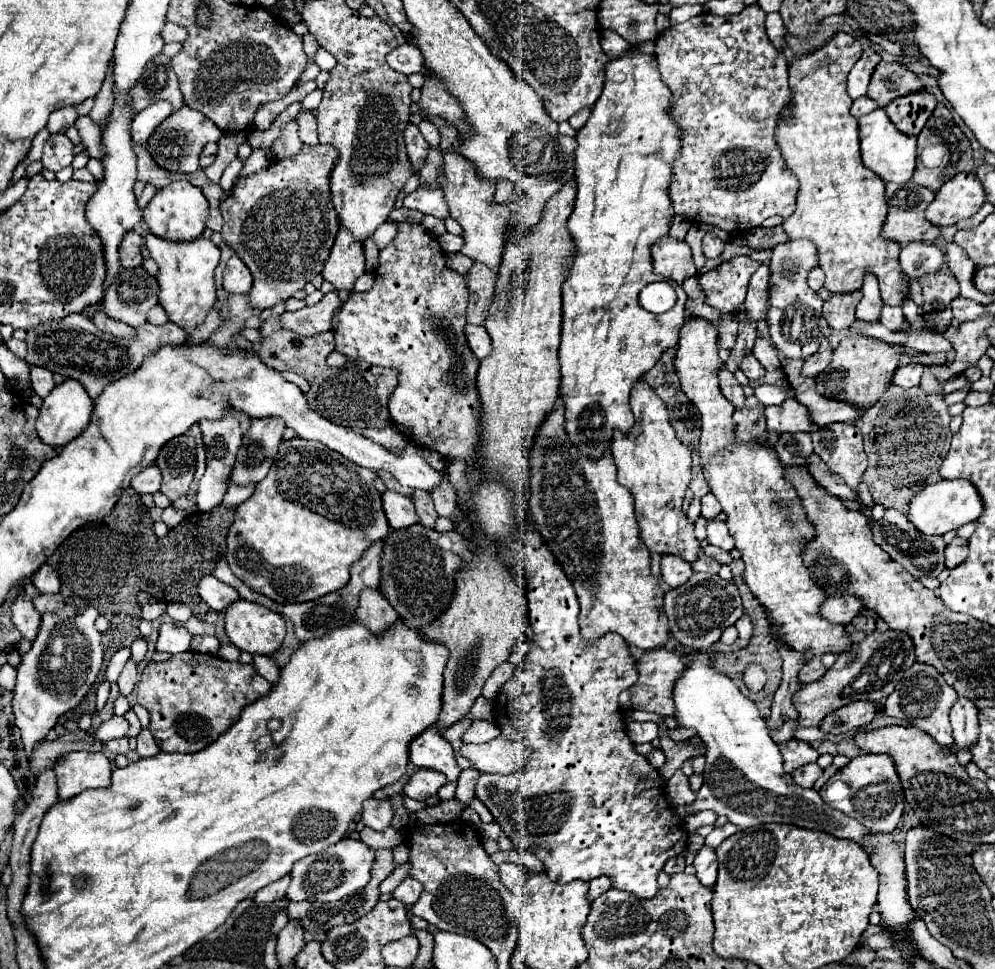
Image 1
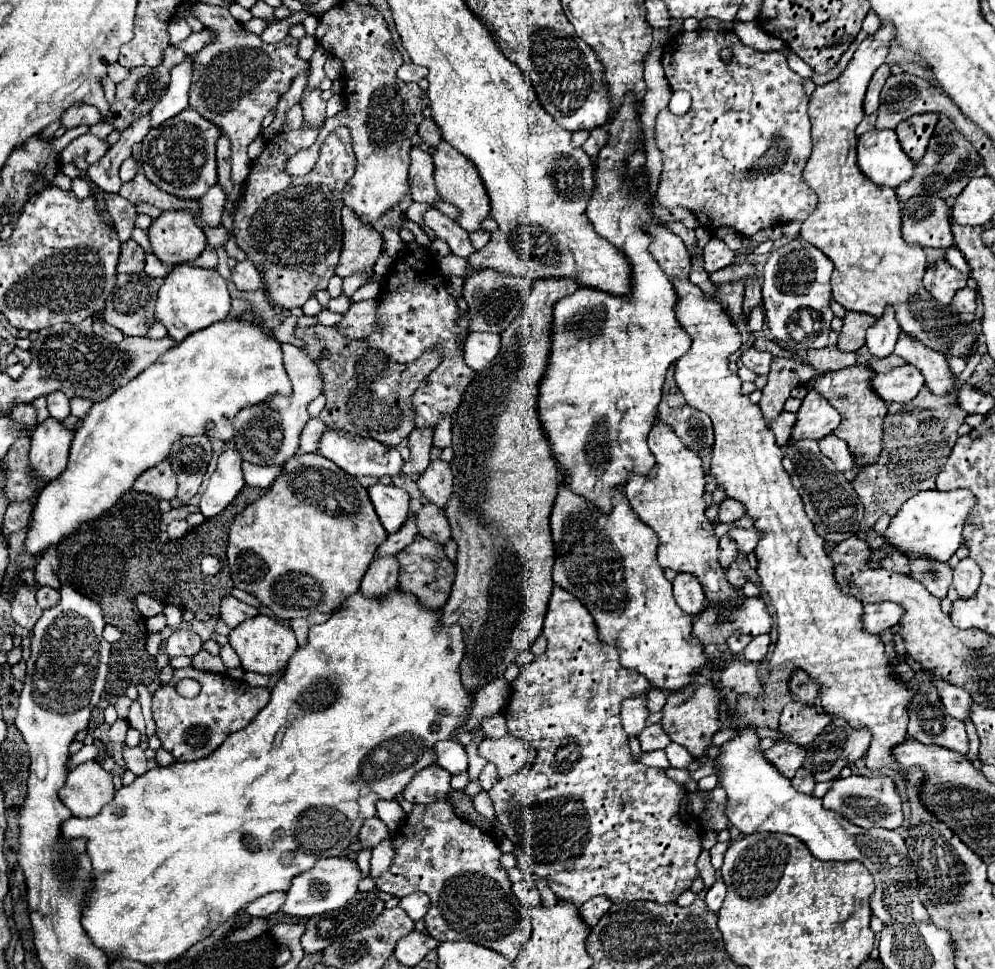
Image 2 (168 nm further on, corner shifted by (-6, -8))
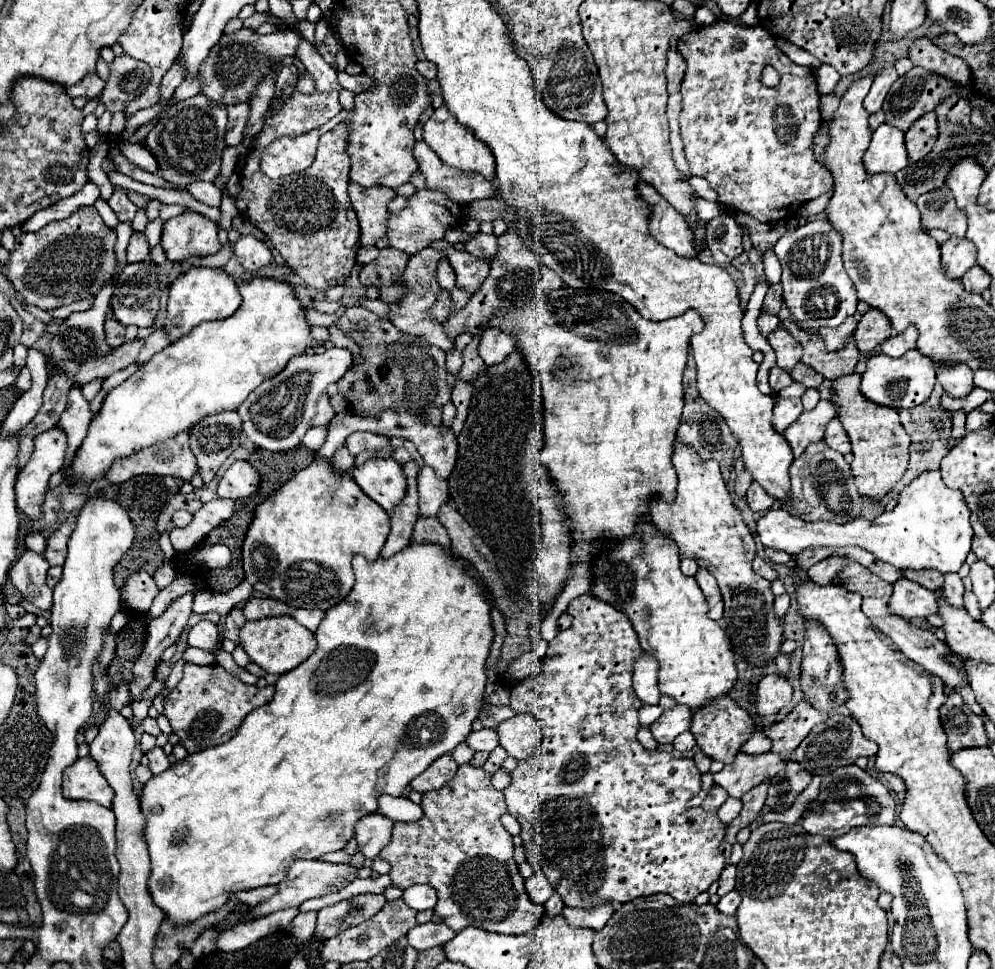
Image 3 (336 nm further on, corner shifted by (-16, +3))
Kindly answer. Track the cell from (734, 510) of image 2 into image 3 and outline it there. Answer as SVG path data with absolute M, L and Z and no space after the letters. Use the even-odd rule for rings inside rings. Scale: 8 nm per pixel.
M754 481L750 487L748 487L748 493L746 493L746 499L748 499L748 505L752 511L760 513L760 511L768 511L772 507L772 503L776 501L774 497L768 497L768 493Z

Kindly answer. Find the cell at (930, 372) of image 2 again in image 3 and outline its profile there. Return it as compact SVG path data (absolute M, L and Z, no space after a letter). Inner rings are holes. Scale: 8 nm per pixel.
M936 365L936 377L938 383L944 387L944 391L952 397L966 397L976 385L974 385L974 373L968 365Z

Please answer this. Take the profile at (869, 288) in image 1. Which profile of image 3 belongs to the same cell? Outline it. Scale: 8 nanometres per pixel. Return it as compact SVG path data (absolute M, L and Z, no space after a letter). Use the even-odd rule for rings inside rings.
M908 327L902 335L896 335L896 337L890 337L888 341L884 341L880 345L880 351L888 357L902 357L906 351L910 349L916 349L916 339L918 339L918 331L916 327Z

